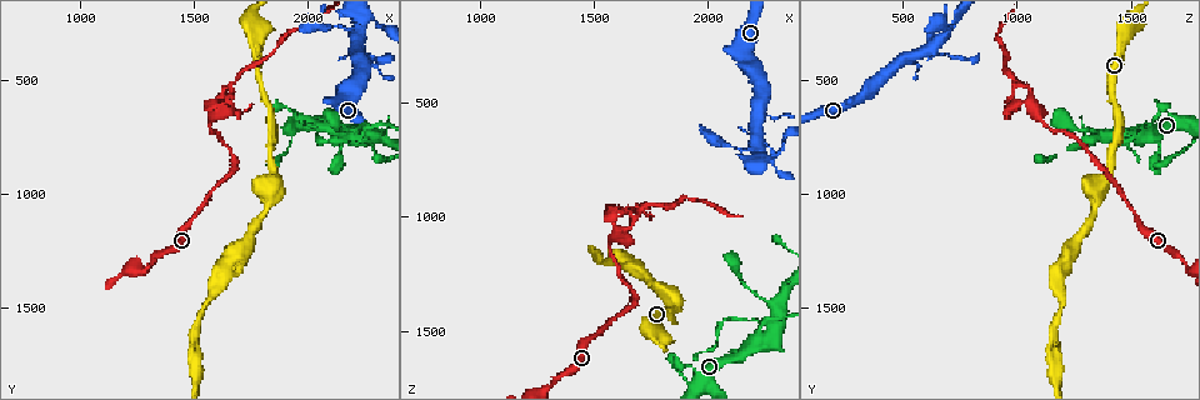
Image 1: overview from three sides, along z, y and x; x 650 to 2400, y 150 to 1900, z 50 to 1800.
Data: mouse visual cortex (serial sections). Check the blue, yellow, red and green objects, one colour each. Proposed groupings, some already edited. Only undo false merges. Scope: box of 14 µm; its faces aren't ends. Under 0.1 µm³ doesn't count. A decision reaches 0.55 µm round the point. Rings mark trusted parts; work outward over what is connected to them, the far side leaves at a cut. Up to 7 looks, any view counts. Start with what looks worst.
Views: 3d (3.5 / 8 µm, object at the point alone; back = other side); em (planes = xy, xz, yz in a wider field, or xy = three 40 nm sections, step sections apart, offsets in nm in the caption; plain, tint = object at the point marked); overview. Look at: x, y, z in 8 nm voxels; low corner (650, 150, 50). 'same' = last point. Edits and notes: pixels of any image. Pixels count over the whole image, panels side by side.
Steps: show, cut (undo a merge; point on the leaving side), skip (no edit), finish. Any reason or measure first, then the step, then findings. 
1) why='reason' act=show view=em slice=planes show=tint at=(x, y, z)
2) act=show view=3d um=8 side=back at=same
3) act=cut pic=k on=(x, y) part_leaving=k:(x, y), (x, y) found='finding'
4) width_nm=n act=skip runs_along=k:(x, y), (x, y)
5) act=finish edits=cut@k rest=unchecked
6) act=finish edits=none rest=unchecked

why='thin neck' act=show view=3d um=3.5 at=(1620, 600, 1070)

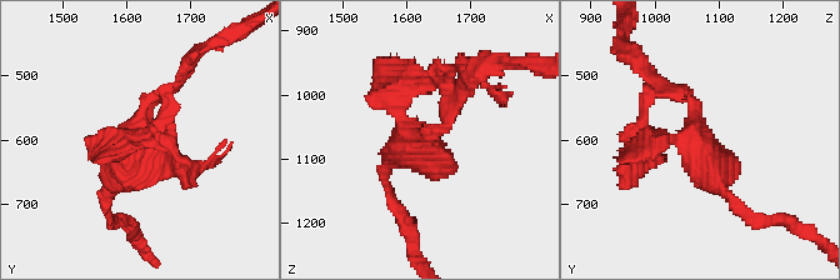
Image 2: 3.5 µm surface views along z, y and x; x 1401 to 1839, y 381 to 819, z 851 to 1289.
why='need the tissue' act=show view=em slice=xy step=5 show=tint at=(1610, 605, 1075)

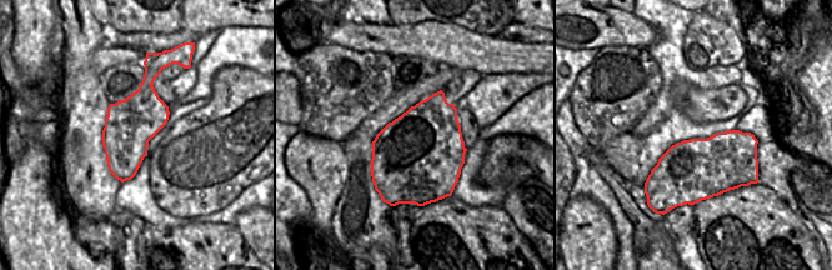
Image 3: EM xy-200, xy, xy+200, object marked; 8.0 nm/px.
act=show view=em slice=xy step=1 show=tint at=same

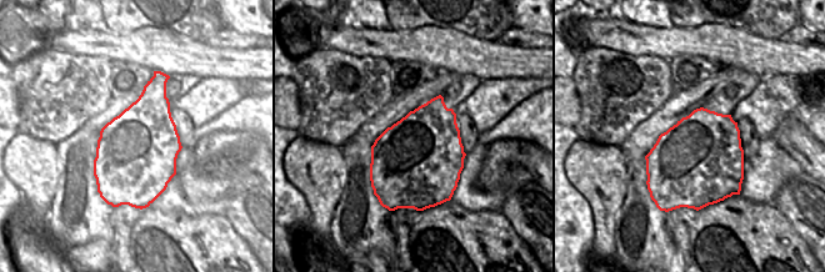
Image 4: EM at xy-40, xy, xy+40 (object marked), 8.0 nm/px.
width_nm=700 act=cut pic=2 on=(640, 160) part_leaving=2:(673, 138), (630, 141), (638, 164) found='a second cell is stuck on'

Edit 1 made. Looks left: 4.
why='two arms in line, one across' act=show view=3d um=8 at=(2280, 750, 1490)

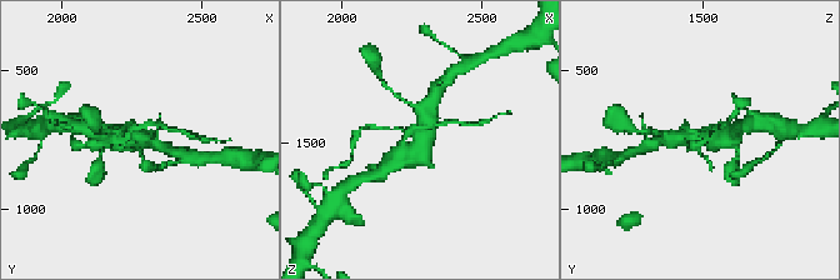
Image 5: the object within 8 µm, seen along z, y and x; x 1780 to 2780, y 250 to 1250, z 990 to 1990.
act=show view=em slice=xy step=2 show=tint at=(2280, 740, 1480)

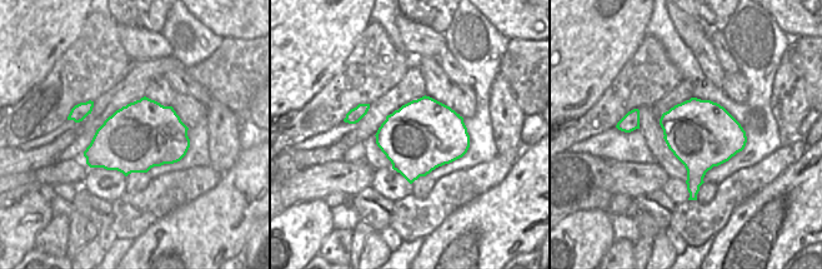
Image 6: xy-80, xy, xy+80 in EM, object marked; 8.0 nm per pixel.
act=cut pic=5 on=(95, 144) found='two cells meet here'

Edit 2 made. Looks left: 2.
act=finish edits=cut@2,cut@5 rest=unchecked

